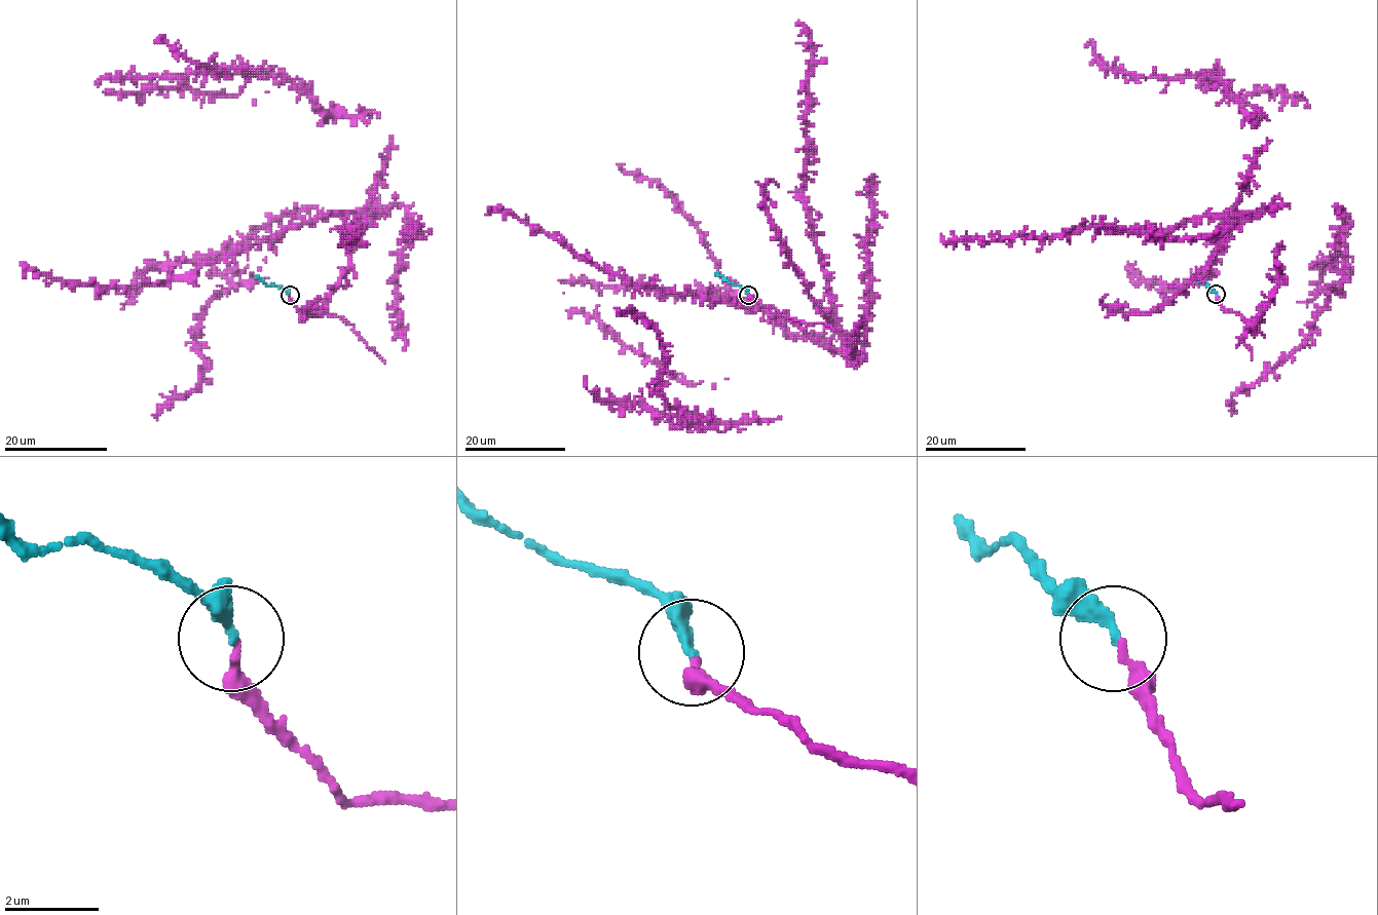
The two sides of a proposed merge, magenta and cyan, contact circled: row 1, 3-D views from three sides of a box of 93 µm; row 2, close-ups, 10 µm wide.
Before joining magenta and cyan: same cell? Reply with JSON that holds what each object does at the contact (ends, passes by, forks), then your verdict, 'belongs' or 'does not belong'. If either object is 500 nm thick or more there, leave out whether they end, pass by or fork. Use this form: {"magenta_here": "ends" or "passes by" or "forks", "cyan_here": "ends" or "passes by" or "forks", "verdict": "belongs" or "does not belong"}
{"magenta_here": "ends", "cyan_here": "ends", "verdict": "belongs"}

